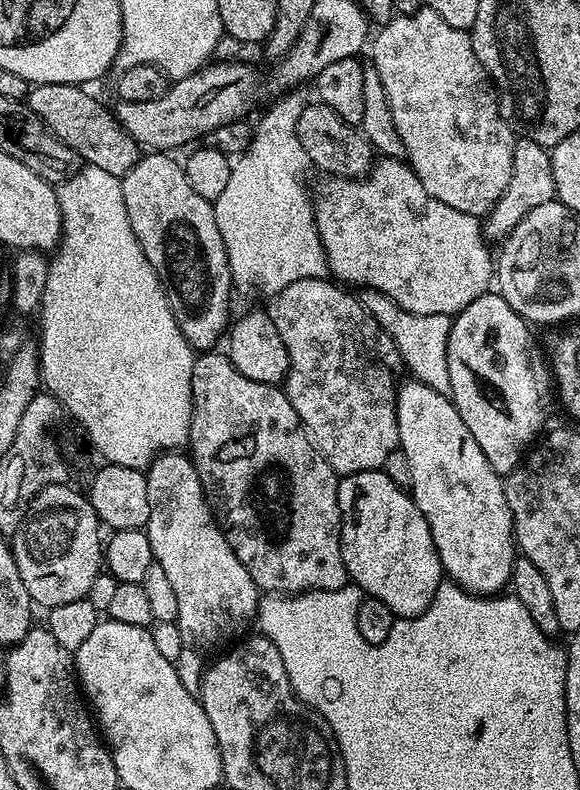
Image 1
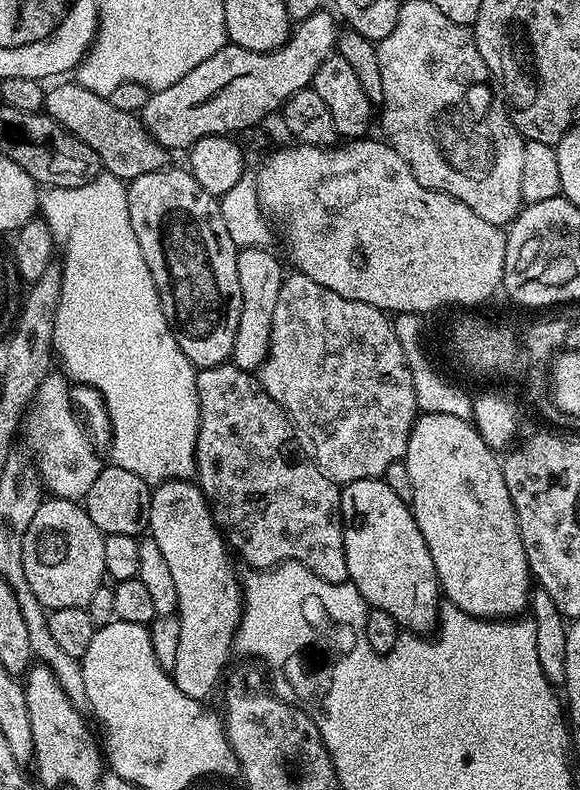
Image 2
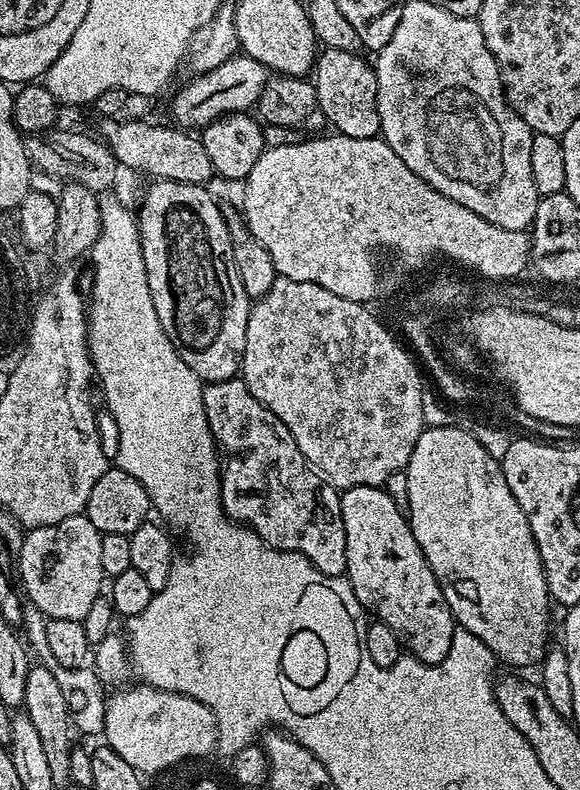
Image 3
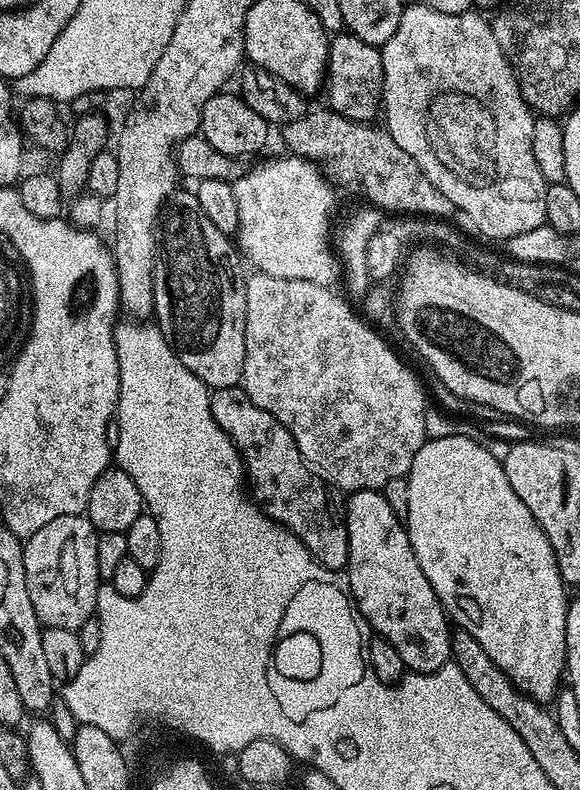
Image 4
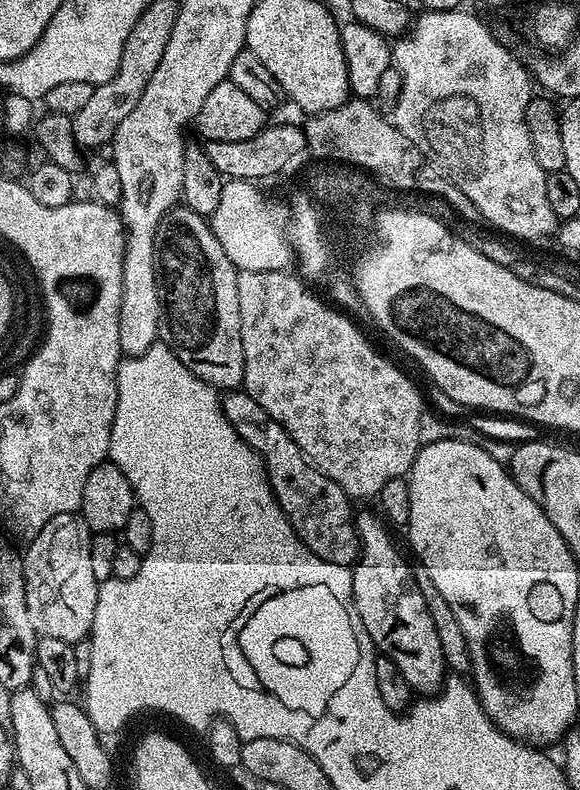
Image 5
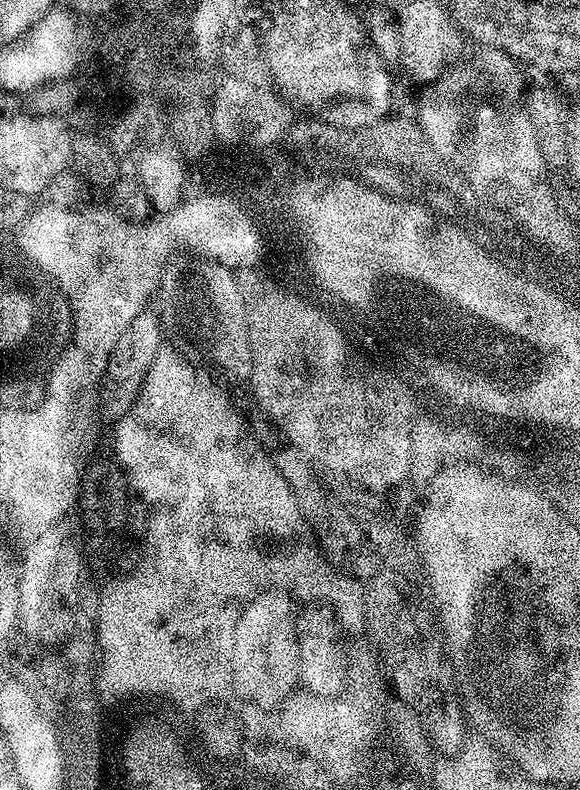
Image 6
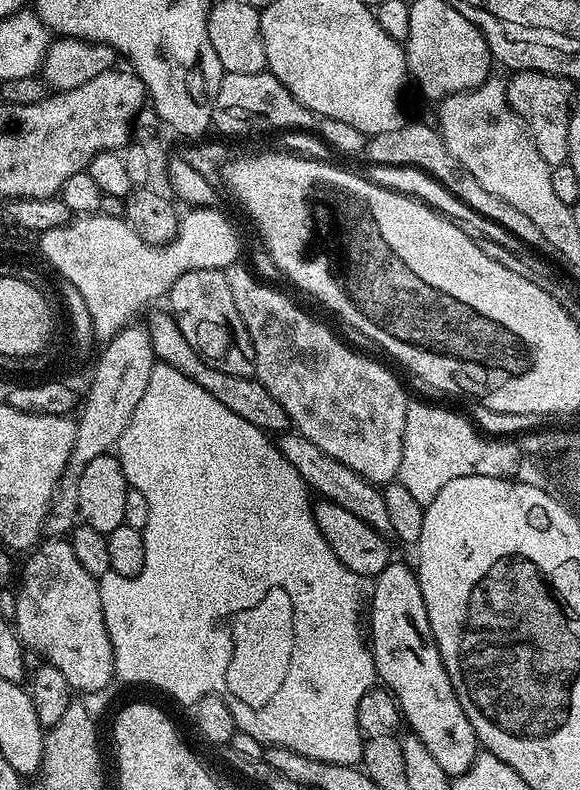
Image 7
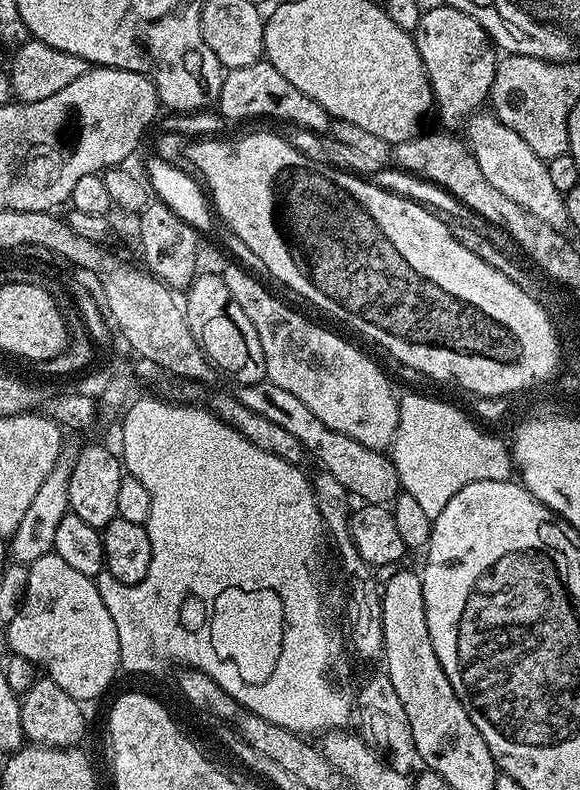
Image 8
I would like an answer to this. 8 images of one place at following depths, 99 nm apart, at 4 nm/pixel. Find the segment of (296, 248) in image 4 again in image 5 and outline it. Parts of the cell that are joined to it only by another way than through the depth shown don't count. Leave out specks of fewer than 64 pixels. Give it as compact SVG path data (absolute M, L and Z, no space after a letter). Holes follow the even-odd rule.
M225 179L222 186L222 202L218 202L218 210L210 217L210 223L218 242L222 242L222 250L226 250L226 258L241 272L258 270L259 272L283 272L293 263L292 248L287 244L281 221L272 213L268 200L259 192L257 185L251 180Z

